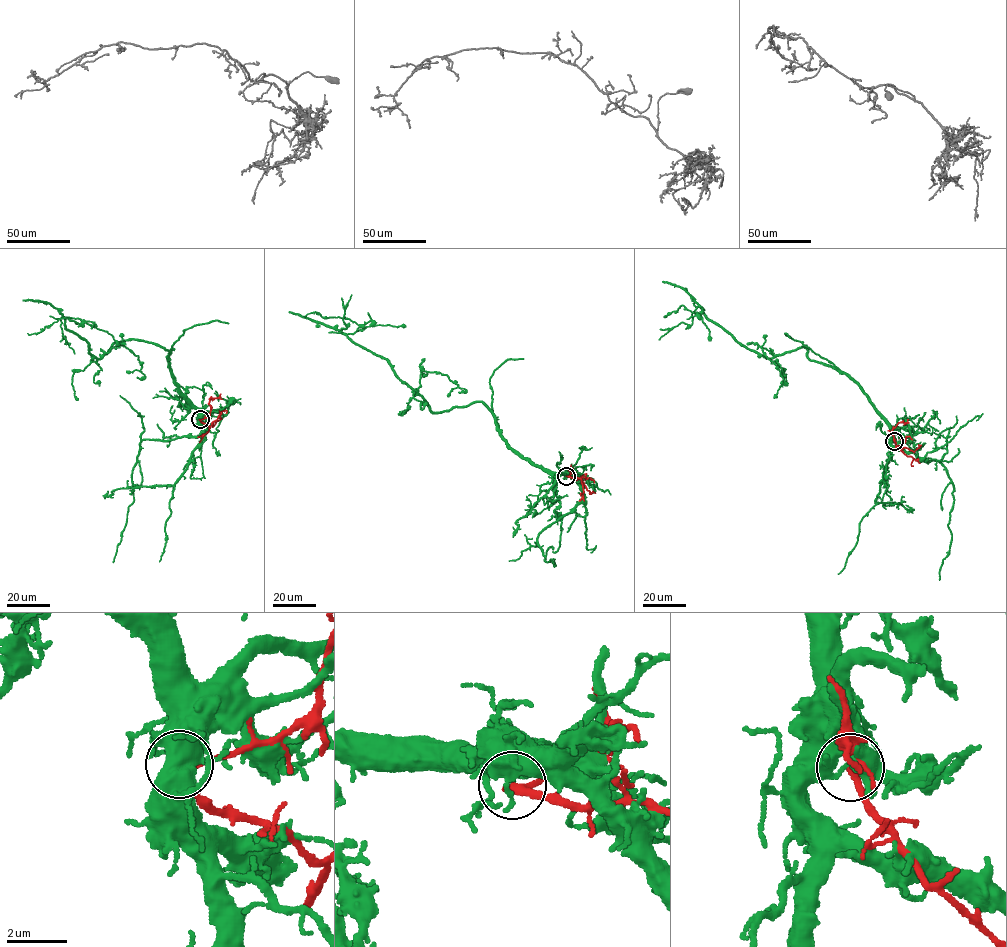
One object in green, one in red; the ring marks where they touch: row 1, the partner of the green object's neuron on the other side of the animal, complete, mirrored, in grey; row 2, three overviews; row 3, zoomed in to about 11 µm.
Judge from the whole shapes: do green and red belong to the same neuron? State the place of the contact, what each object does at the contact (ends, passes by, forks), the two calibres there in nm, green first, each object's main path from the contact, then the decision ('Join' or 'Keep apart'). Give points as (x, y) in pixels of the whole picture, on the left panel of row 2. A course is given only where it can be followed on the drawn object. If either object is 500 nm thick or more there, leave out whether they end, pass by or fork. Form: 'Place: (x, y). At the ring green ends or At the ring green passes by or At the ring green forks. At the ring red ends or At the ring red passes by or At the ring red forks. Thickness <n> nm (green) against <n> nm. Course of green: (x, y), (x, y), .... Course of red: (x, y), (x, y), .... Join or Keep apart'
Place: (200, 419). At the ring green ends. At the ring red passes by. Thickness 280 nm (green) against 240 nm. Course of green: (200, 419), (164, 348), (127, 340), (96, 358), (65, 327), (73, 318), (83, 320), (60, 318), (27, 333). Course of red: (200, 419), (209, 415), (209, 398), (218, 398), (220, 394). Keep apart

